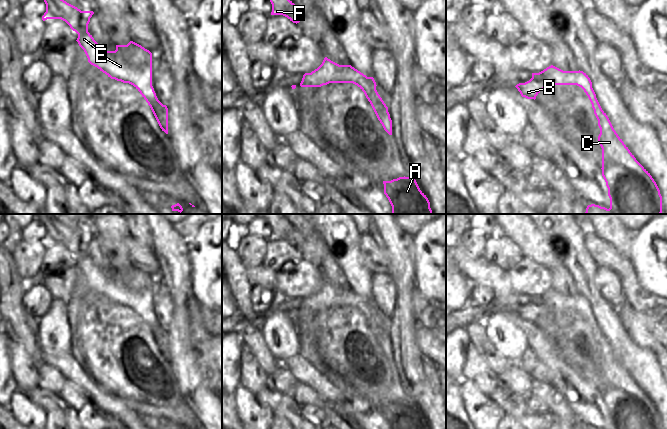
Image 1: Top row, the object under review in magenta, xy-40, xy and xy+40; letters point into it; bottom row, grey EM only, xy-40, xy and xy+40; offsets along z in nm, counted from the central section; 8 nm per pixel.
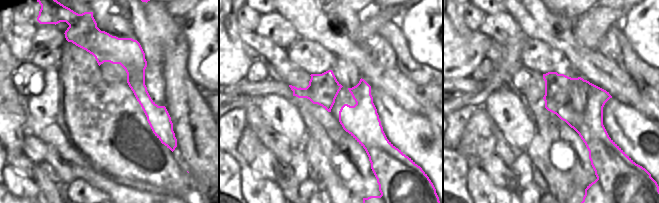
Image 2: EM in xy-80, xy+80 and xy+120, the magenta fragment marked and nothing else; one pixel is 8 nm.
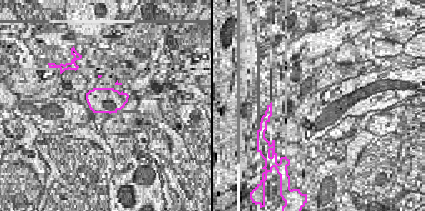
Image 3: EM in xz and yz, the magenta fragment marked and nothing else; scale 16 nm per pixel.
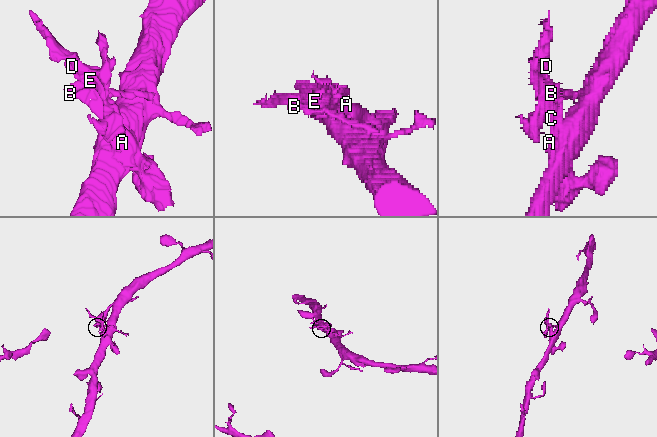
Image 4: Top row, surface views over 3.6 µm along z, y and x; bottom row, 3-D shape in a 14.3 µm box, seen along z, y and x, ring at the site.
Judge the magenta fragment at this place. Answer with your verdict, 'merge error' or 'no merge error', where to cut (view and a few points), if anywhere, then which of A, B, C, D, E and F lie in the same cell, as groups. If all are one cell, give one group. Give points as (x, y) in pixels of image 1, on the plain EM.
no merge error; no cut; A B C D E F

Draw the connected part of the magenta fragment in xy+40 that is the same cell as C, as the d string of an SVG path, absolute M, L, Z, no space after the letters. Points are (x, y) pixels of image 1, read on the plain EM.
M553 289L515 311L522 321L536 323L543 314L555 309L577 309L588 320L598 344L598 366L602 372L602 400L608 412L610 429L662 429L660 414L650 397L636 384L614 354L602 334L592 306L583 295L563 295Z

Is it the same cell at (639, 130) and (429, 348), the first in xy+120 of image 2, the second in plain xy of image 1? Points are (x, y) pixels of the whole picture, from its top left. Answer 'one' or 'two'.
two

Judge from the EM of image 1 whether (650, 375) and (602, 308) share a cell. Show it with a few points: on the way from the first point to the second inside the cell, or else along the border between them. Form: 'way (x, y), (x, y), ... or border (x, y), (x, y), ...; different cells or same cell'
way (634, 358), (623, 347), (610, 325); same cell

